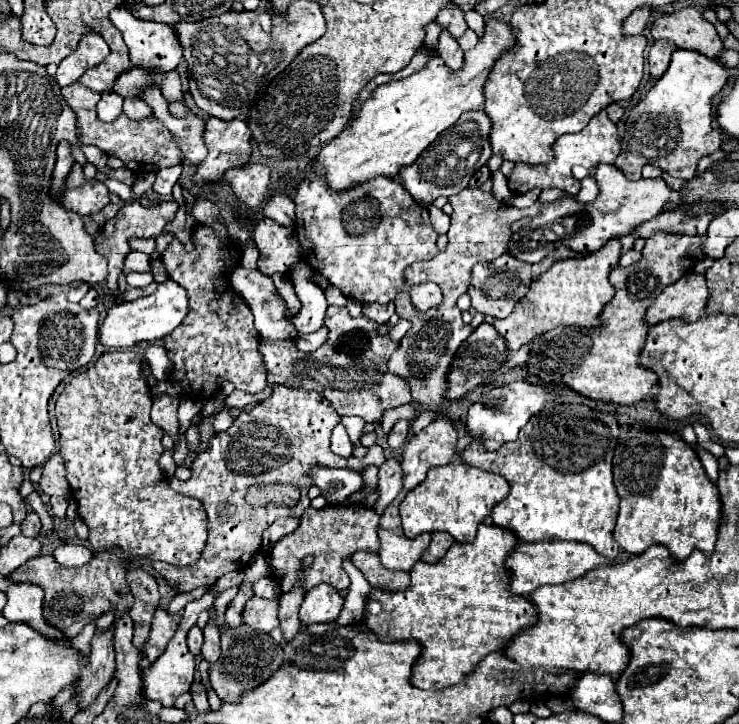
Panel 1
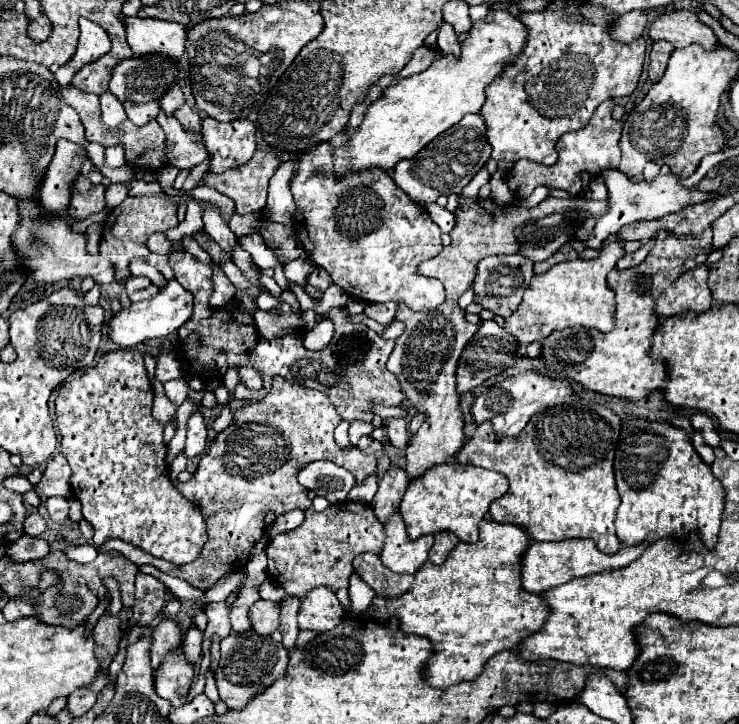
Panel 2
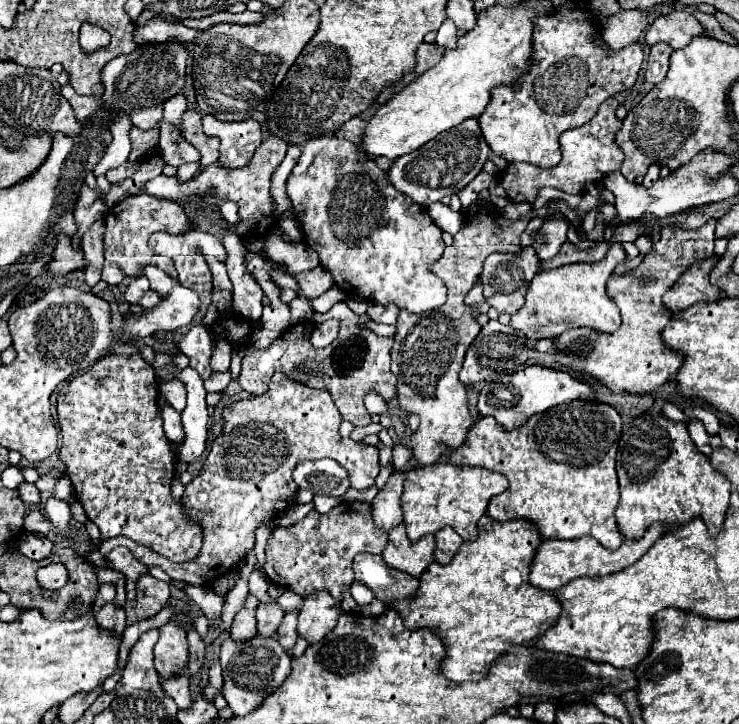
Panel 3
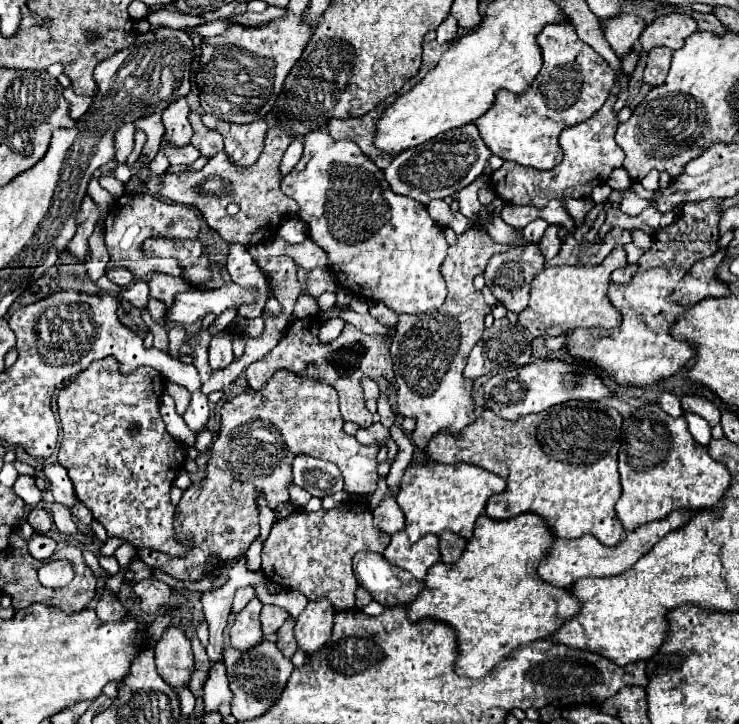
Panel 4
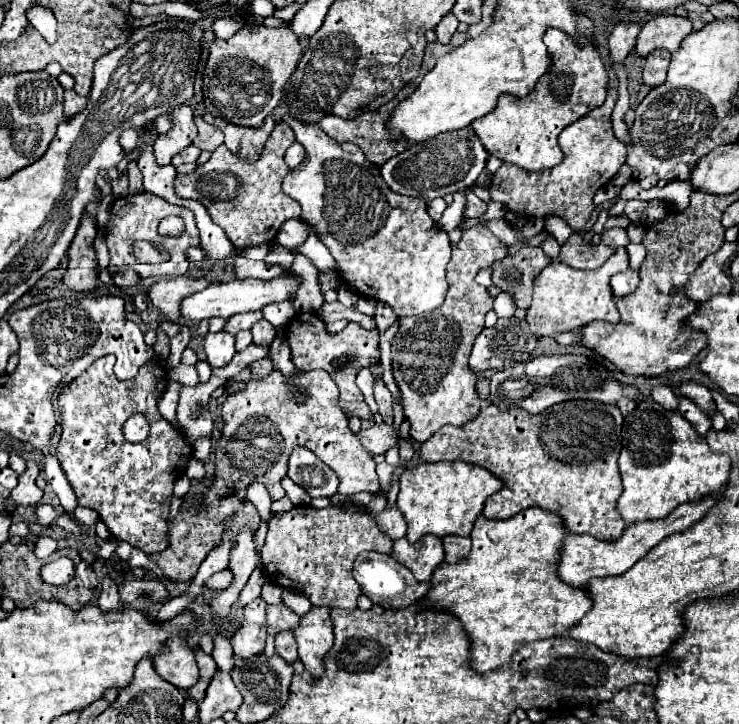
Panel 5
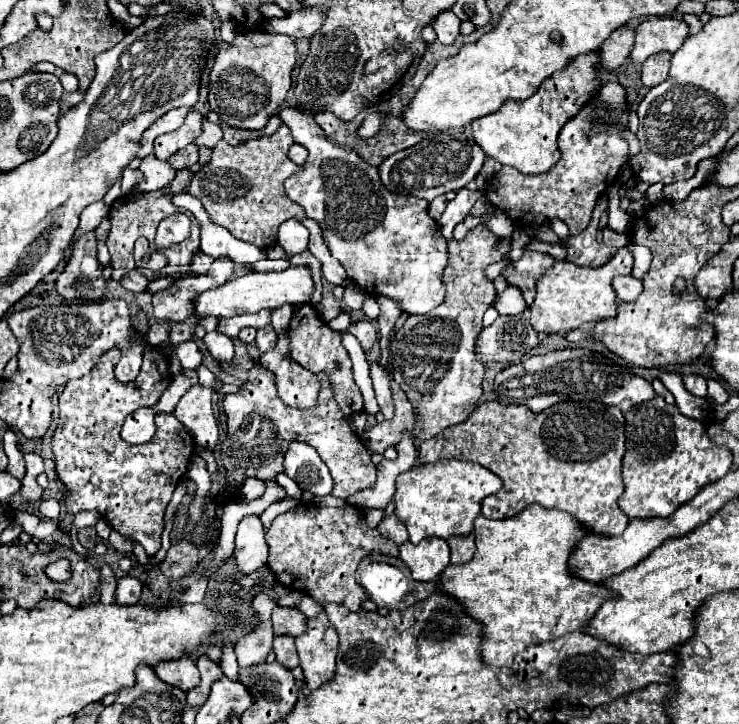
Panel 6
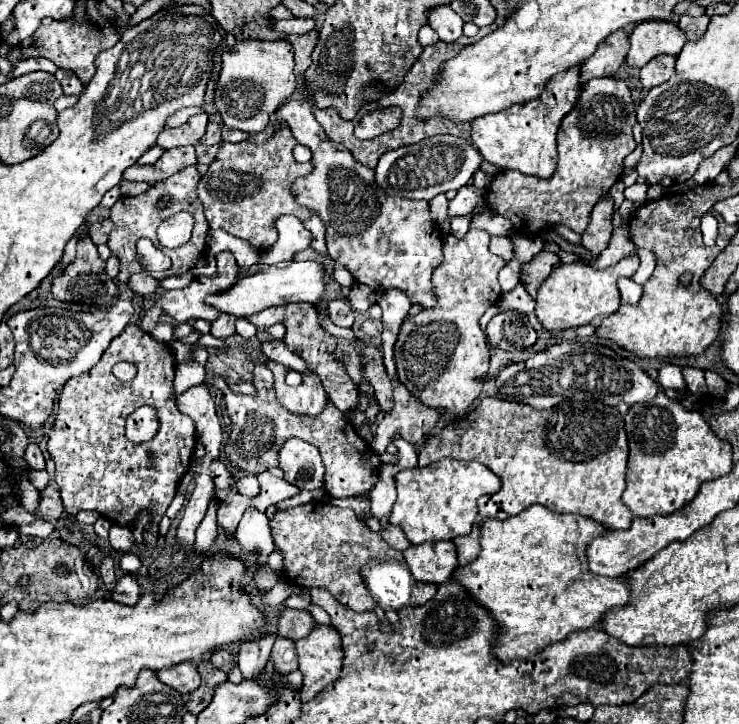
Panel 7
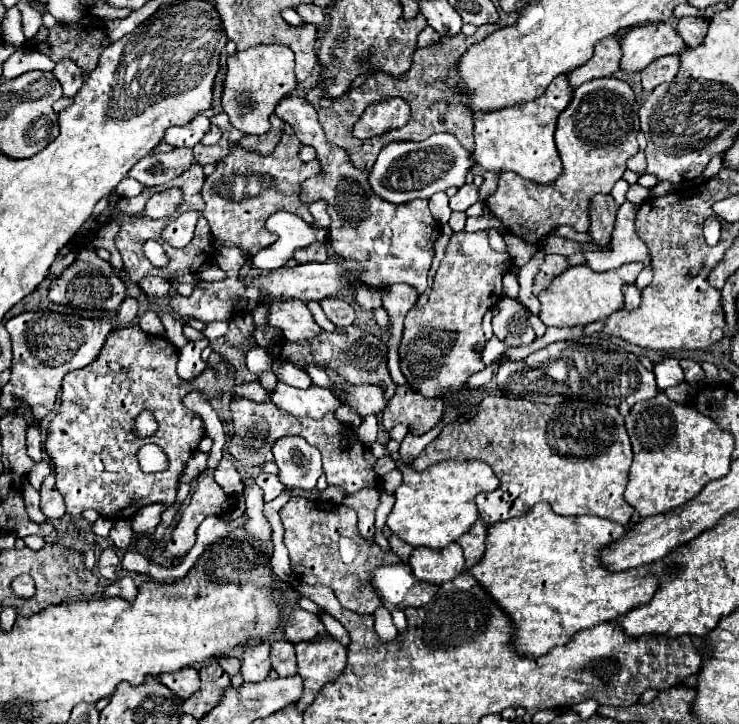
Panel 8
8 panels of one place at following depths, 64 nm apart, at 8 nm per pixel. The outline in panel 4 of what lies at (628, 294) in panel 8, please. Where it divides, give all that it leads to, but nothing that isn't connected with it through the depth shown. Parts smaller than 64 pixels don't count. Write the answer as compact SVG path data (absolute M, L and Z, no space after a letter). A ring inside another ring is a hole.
M628 264L626 268L612 272L612 284L618 284L618 286L626 286L626 284L630 284L632 276L636 274L636 268L638 268L638 266L630 266L630 264Z

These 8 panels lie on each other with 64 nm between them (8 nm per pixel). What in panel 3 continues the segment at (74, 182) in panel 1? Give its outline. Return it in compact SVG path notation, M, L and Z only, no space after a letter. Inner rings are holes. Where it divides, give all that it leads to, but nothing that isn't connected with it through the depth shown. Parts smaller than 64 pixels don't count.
M84 186L84 192L80 192L80 200L76 202L74 218L76 218L78 232L76 236L72 236L72 248L82 250L82 236L90 230L90 226L96 220L104 218L104 200L94 190Z

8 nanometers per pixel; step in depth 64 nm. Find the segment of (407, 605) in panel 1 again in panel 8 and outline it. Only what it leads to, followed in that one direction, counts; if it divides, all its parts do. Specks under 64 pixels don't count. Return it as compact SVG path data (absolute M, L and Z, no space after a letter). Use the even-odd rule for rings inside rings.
M540 502L526 516L490 526L484 560L468 572L494 596L500 606L504 606L516 624L516 648L524 656L544 656L554 646L568 644L576 632L592 628L600 622L616 620L628 614L632 608L644 606L652 600L656 588L660 588L660 578L650 572L650 566L610 572L600 560L600 550L626 536L630 528L634 528L634 524L620 526L598 516L560 516L548 502Z

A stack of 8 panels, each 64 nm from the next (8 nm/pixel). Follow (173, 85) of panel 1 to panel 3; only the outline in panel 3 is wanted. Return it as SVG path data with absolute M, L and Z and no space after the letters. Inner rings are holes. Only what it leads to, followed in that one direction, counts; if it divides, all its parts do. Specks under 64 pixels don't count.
M178 94L178 96L164 102L164 120L174 124L180 130L180 134L184 134L184 130L182 130L182 114L186 112L186 108L188 108L188 104L186 104L186 98L182 94Z

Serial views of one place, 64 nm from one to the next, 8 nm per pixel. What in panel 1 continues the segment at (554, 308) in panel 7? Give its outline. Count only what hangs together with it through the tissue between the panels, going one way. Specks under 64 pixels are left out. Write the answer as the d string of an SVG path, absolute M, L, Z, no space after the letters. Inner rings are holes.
M610 240L594 254L560 260L554 262L554 266L544 272L542 276L534 278L526 296L516 304L514 312L508 318L496 320L494 326L502 332L506 338L506 344L510 350L518 350L520 346L532 342L536 336L542 336L544 332L560 326L600 326L602 324L602 310L614 296L614 288L608 282L610 270L618 266L618 258L622 254L620 240Z

